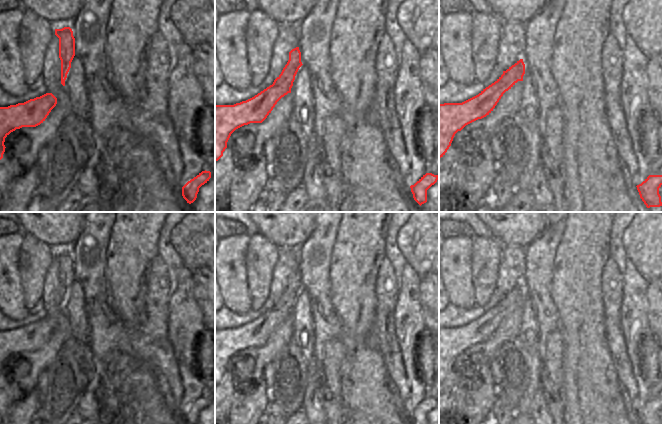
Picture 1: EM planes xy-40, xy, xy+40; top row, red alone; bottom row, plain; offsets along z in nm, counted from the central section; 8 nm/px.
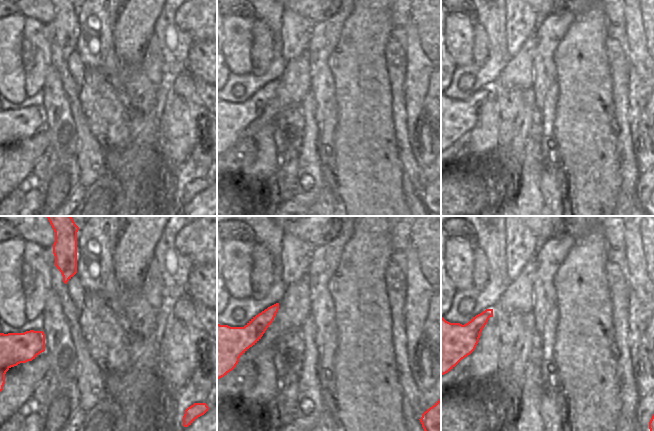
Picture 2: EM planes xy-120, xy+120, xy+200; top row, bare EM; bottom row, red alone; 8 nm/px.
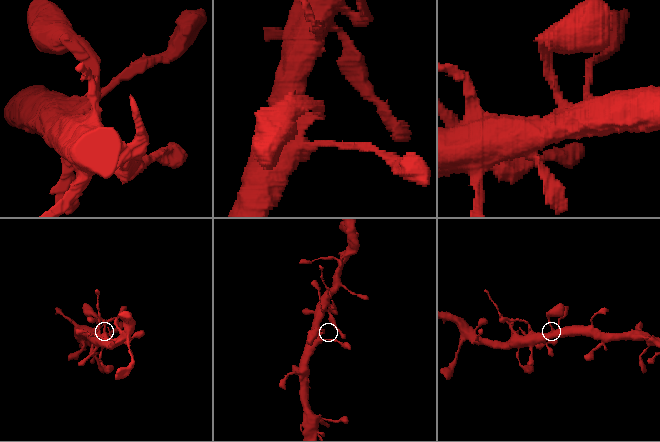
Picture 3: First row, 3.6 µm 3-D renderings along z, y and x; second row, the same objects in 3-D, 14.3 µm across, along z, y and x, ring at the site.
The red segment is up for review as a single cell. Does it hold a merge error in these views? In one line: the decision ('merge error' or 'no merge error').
no merge error

